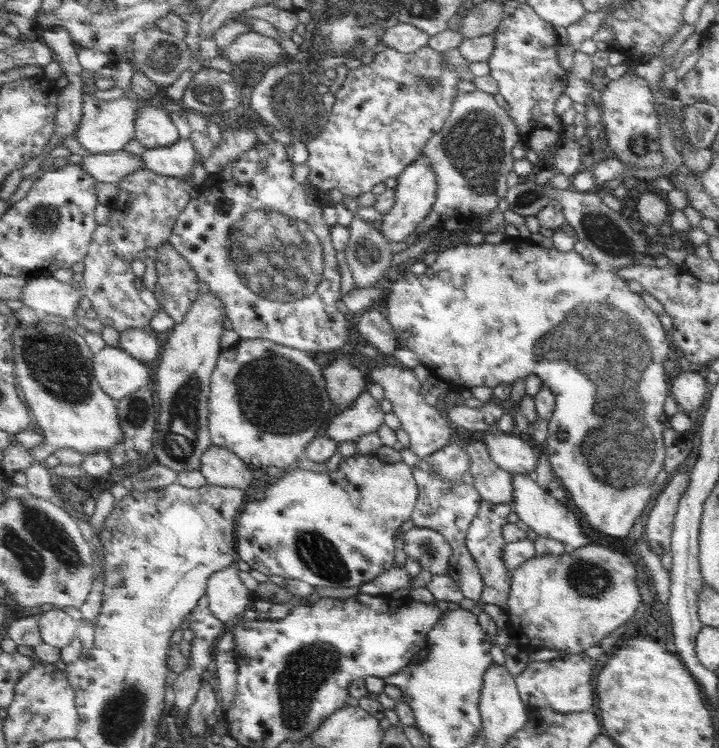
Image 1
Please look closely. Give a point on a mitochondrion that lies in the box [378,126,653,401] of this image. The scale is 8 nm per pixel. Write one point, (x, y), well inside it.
(609, 237)

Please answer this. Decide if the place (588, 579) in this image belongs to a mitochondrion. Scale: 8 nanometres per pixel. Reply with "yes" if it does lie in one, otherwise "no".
yes

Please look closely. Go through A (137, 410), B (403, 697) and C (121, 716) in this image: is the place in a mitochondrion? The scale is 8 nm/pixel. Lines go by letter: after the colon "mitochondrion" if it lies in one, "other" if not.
A: mitochondrion
B: other
C: mitochondrion

